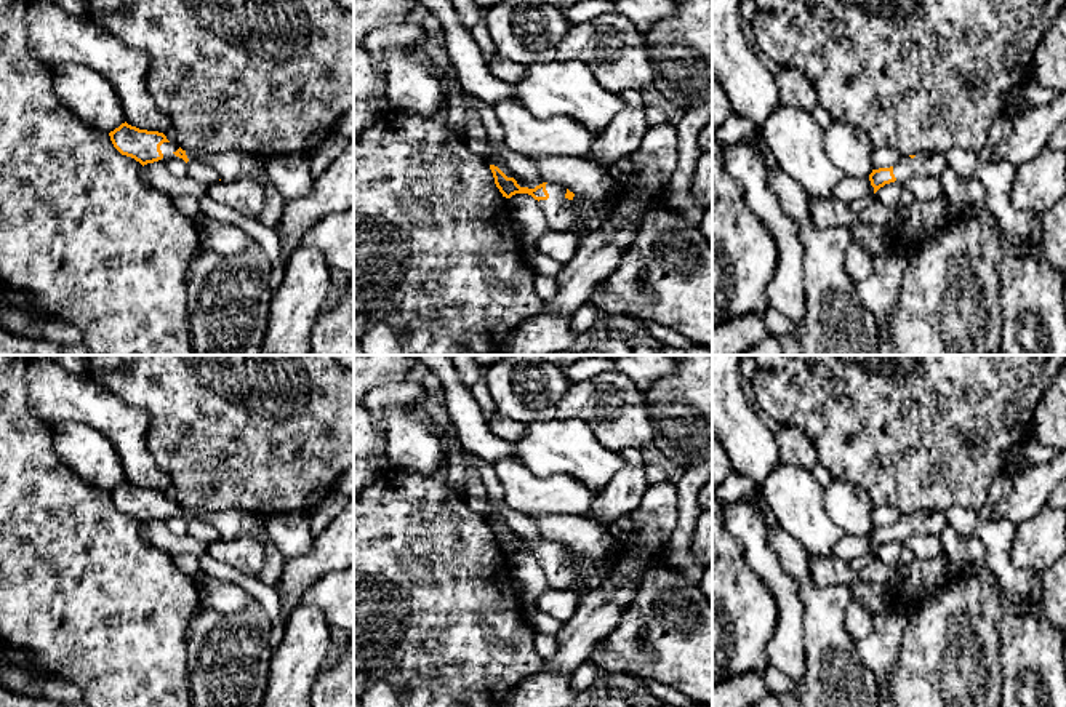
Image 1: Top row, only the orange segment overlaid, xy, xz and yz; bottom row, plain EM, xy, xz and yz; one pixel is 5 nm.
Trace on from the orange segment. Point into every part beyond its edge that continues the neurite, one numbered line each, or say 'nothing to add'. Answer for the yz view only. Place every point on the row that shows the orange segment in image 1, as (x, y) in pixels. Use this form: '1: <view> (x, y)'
1: yz (925, 163)

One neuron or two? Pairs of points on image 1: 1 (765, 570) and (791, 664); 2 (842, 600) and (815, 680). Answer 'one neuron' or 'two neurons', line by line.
1: one neuron
2: one neuron

